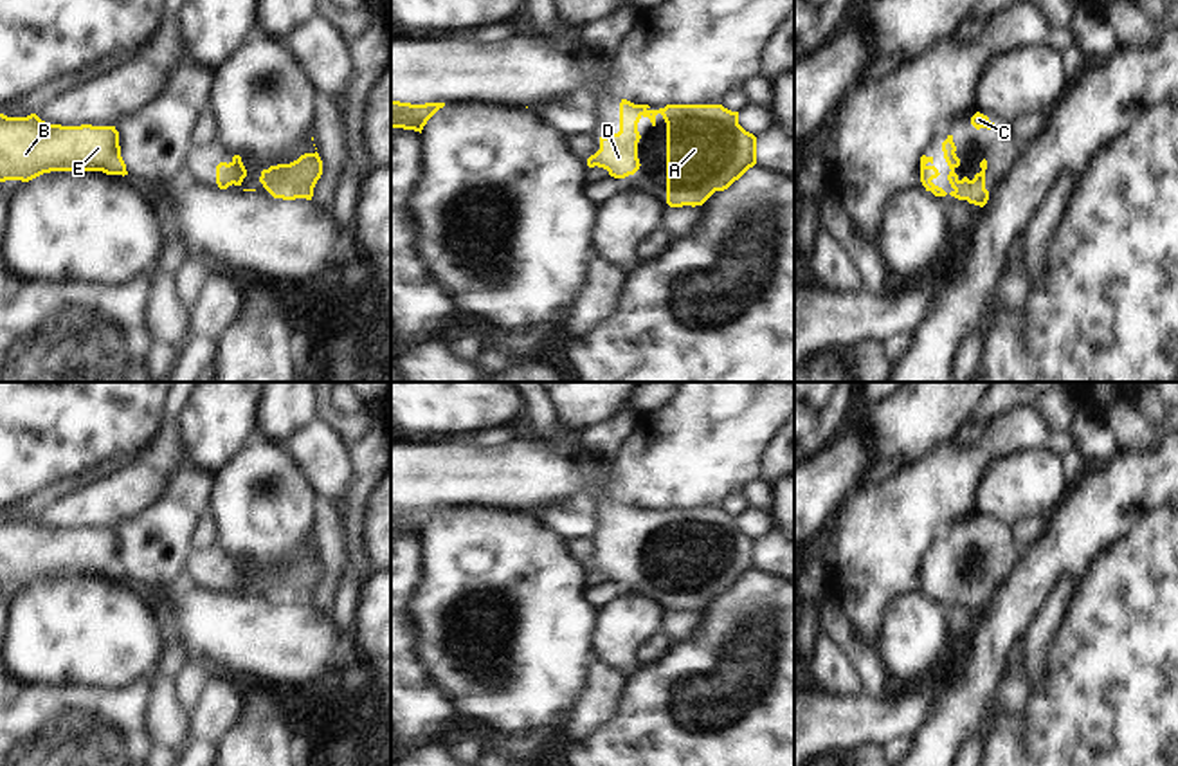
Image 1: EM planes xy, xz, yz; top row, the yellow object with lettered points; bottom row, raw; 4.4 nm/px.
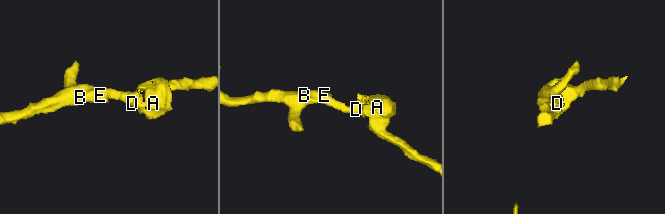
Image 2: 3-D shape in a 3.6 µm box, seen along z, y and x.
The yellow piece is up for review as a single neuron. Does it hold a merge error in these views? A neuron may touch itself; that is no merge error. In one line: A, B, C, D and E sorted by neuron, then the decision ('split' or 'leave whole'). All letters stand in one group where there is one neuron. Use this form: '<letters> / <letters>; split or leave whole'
A B C D E; leave whole

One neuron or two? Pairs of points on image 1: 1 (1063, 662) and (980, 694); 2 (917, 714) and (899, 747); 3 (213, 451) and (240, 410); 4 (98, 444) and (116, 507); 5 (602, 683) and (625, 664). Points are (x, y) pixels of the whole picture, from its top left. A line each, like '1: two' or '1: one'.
1: two
2: two
3: one
4: two
5: two

